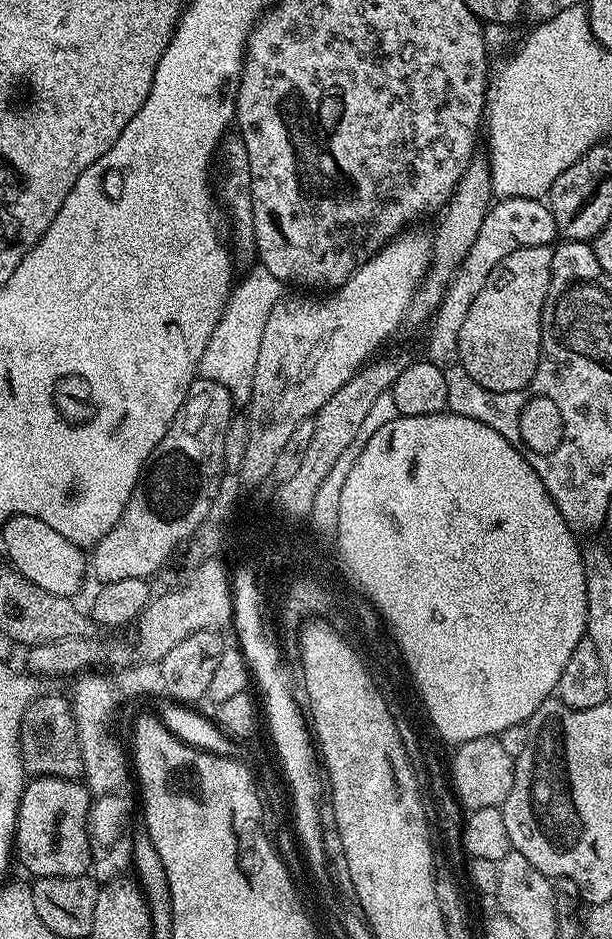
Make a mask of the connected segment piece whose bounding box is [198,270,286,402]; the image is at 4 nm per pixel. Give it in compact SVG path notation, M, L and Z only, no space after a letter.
M261 270L245 288L229 291L212 316L208 327L210 342L206 342L198 372L203 379L226 386L233 401L244 402L252 395L247 385L254 382L258 346L262 346L262 334L270 326L270 318L285 294L285 285L281 284L278 278L274 278L274 274Z

